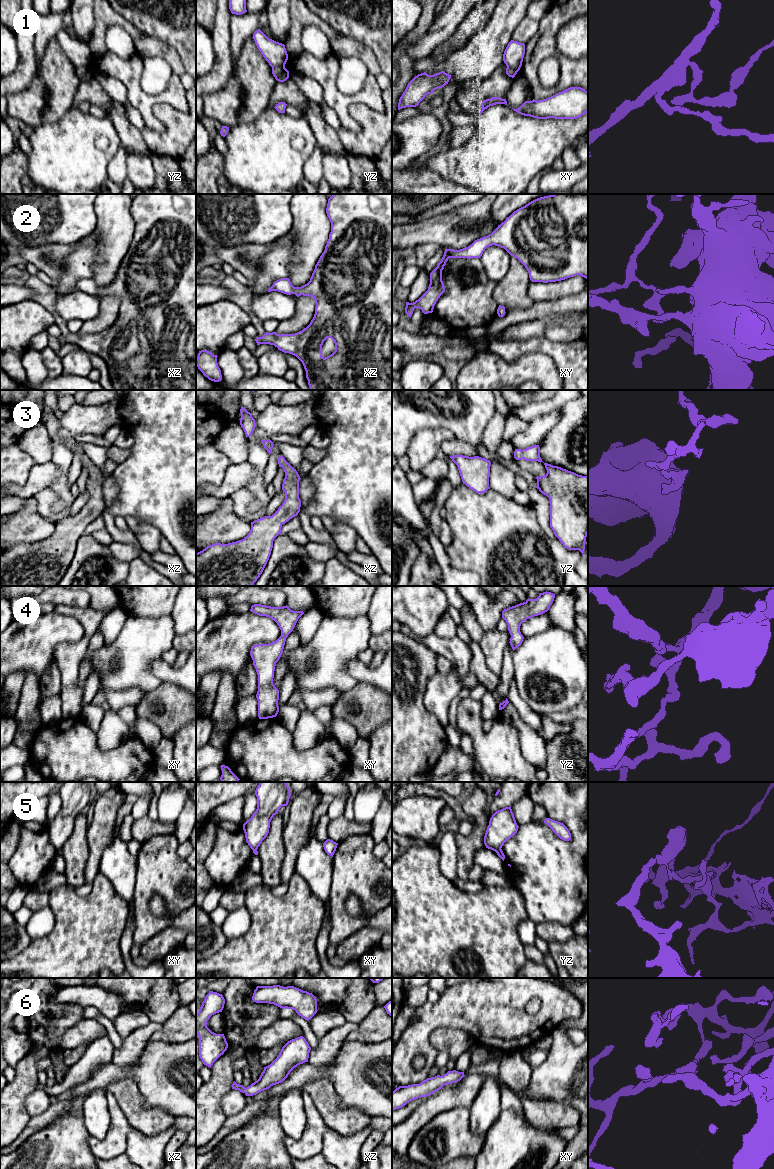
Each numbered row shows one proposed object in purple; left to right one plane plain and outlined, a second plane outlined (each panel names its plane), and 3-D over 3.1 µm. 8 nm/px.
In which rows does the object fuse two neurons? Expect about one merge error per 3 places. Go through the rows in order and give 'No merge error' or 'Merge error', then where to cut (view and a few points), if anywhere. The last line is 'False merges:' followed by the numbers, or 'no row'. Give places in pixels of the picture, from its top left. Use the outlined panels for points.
1: No merge error. No split
2: No merge error. No split
3: No merge error. No split
4: No merge error. No split
5: Merge error. Split along yz (500, 848), (495, 851)
6: No merge error. No split
False merges: 5

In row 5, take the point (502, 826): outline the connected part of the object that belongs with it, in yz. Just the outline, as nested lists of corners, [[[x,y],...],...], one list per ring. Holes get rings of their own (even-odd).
[[[511,806],[496,811],[490,818],[484,836],[486,848],[493,851],[501,849],[504,843],[517,833],[518,828]]]

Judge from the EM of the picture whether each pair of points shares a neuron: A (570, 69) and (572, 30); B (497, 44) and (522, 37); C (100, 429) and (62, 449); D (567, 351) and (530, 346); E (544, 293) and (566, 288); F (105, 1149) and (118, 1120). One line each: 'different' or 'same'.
A: different
B: different
C: same
D: same
E: same
F: same

